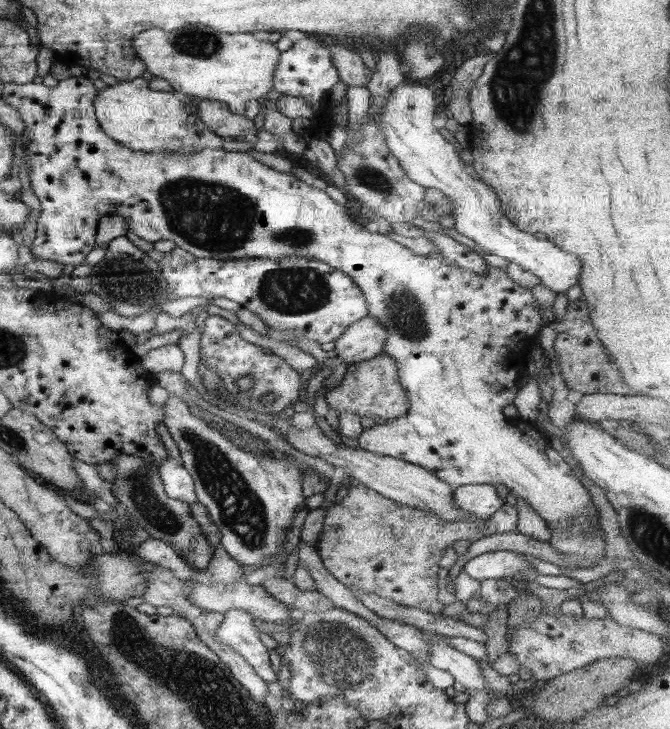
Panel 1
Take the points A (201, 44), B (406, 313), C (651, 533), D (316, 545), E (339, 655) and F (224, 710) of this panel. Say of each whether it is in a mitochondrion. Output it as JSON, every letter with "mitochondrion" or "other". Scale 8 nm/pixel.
{"A":"mitochondrion","B":"mitochondrion","C":"mitochondrion","D":"other","E":"mitochondrion","F":"mitochondrion"}

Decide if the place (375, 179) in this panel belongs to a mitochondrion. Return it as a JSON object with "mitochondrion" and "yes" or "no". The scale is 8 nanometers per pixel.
{"mitochondrion":"yes"}

